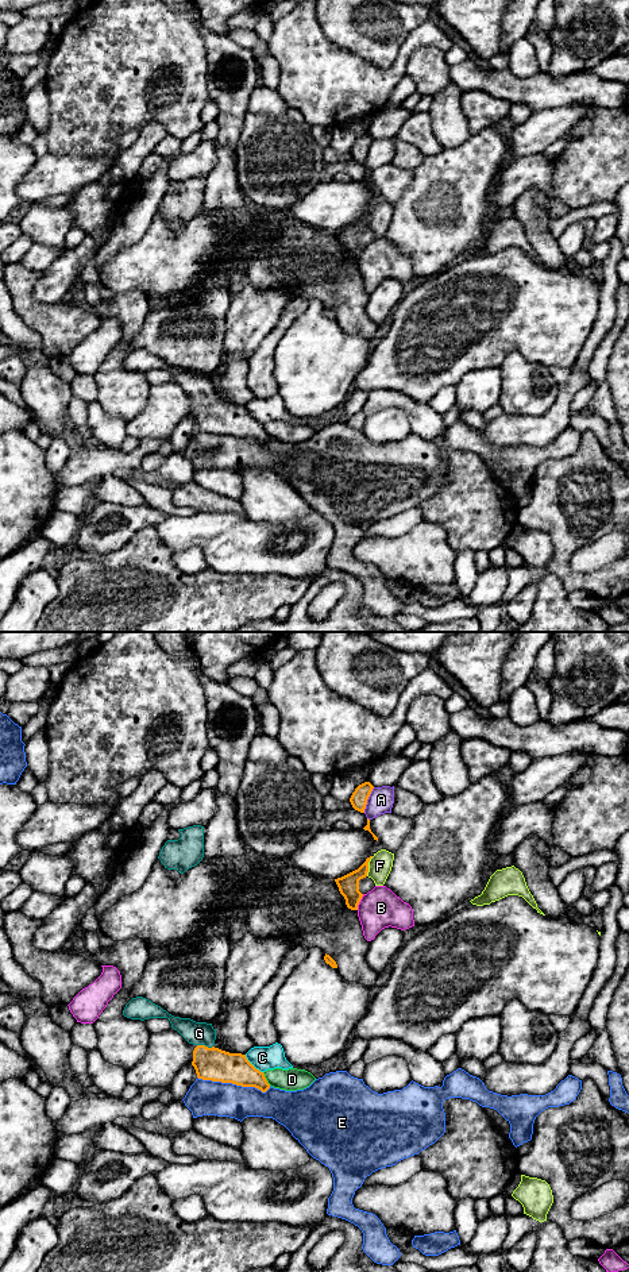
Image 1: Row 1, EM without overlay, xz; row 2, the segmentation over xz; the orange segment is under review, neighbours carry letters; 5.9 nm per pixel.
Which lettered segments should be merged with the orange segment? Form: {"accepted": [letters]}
{"accepted": ["G"]}

